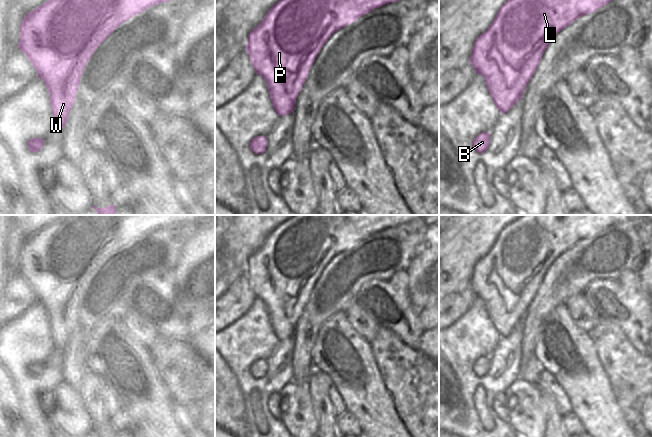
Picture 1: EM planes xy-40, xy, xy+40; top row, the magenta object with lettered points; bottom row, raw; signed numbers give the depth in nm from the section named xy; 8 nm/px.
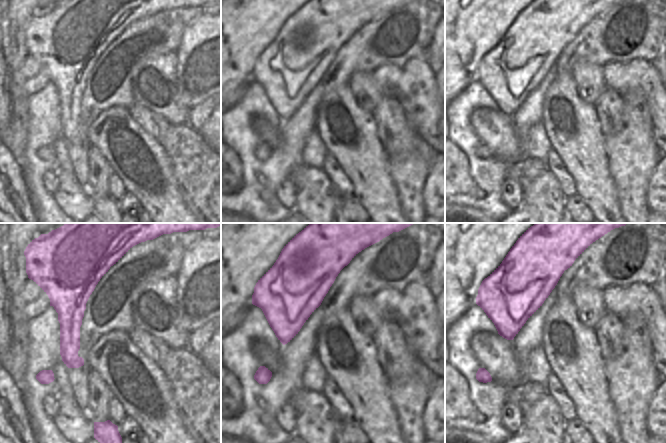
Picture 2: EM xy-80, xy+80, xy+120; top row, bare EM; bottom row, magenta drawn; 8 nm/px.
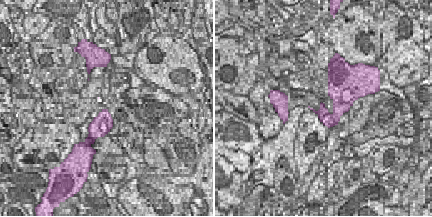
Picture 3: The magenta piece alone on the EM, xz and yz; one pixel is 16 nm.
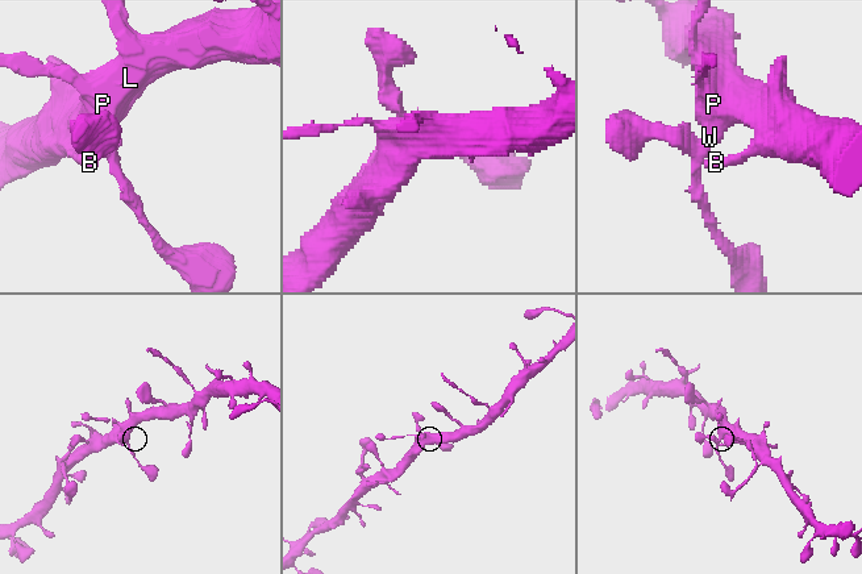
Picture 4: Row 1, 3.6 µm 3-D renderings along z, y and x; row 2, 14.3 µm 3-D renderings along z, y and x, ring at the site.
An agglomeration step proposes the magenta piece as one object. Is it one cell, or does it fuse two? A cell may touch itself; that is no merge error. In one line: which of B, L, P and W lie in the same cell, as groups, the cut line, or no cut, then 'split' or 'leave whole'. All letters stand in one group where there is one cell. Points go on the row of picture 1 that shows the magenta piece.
groups B L P W; cut none; leave whole

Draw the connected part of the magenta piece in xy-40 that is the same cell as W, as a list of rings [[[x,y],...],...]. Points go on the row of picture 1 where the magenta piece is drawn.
[[[49,0],[27,13],[20,25],[18,48],[28,57],[50,95],[54,123],[65,127],[82,73],[96,49],[124,22],[151,6],[171,0]]]

